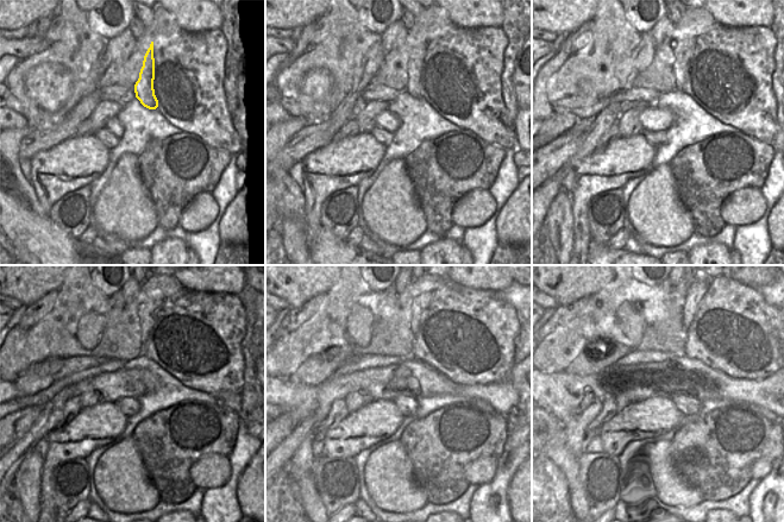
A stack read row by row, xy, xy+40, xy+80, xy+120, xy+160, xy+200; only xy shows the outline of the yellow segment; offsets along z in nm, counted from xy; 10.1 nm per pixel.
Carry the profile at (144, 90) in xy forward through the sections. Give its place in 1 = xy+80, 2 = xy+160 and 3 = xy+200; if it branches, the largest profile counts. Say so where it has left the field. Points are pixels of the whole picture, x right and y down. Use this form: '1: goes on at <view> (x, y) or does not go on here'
1: goes on at xy+80 (683, 60)
2: goes on at xy+160 (422, 302)
3: goes on at xy+200 (697, 290)

